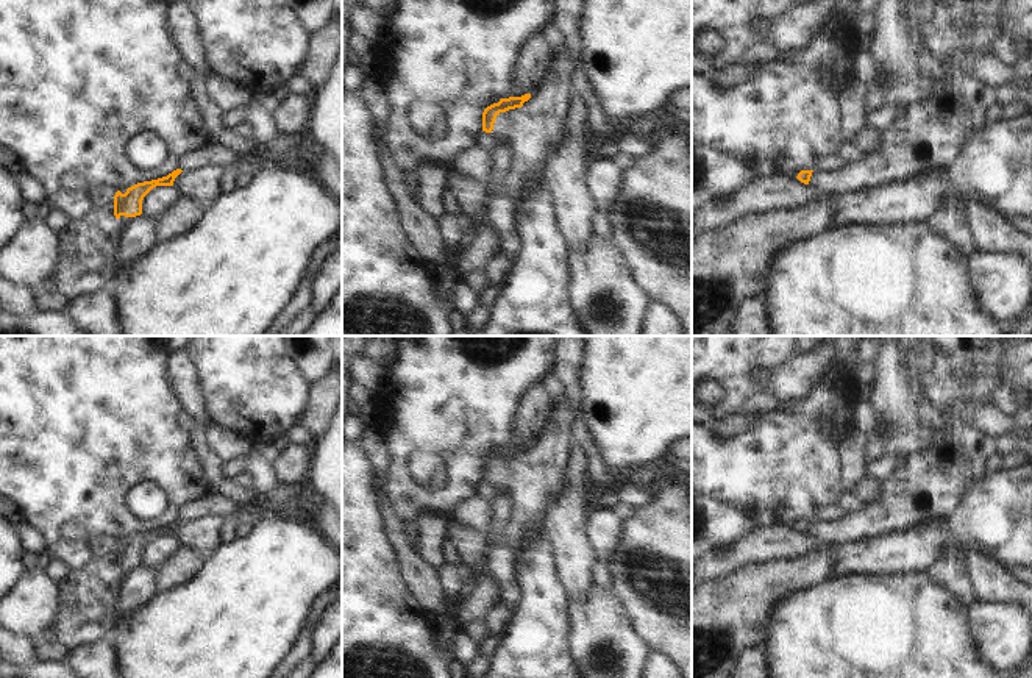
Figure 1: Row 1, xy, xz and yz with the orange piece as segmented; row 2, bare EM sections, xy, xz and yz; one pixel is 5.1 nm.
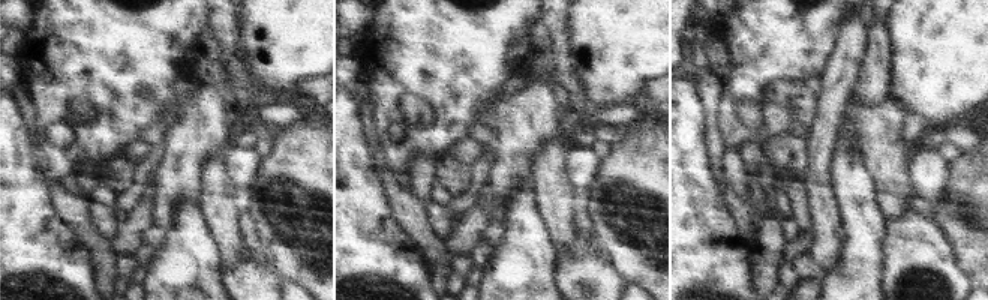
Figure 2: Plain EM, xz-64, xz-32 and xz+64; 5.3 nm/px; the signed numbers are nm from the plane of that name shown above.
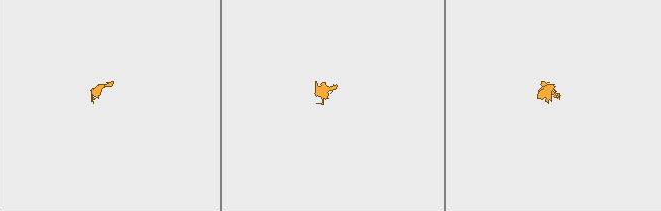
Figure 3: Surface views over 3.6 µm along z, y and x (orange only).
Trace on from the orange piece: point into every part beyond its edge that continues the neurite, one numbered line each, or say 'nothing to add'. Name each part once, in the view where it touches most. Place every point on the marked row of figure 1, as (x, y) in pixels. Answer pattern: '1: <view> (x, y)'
1: xy (86, 246)
2: xz (547, 136)

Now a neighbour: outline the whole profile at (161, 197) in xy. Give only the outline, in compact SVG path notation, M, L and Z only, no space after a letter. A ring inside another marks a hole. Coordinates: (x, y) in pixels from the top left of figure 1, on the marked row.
M156 186L142 200L142 217L158 219L180 197L175 186Z

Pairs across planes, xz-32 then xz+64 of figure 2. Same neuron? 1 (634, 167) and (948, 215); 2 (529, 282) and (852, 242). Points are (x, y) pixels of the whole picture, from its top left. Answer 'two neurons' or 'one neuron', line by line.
1: one neuron
2: one neuron

